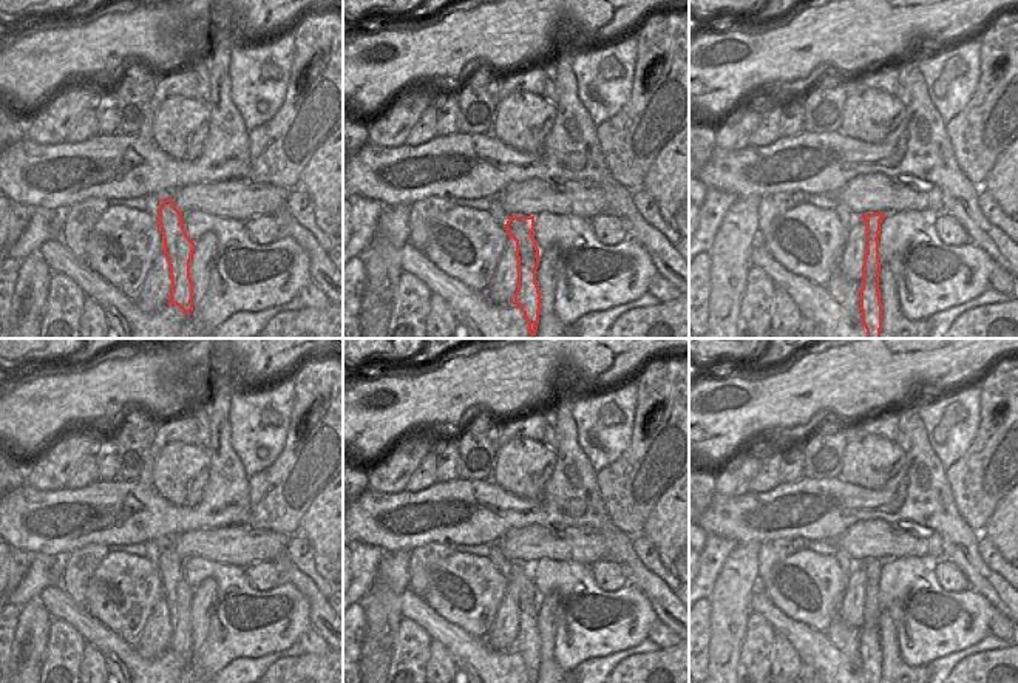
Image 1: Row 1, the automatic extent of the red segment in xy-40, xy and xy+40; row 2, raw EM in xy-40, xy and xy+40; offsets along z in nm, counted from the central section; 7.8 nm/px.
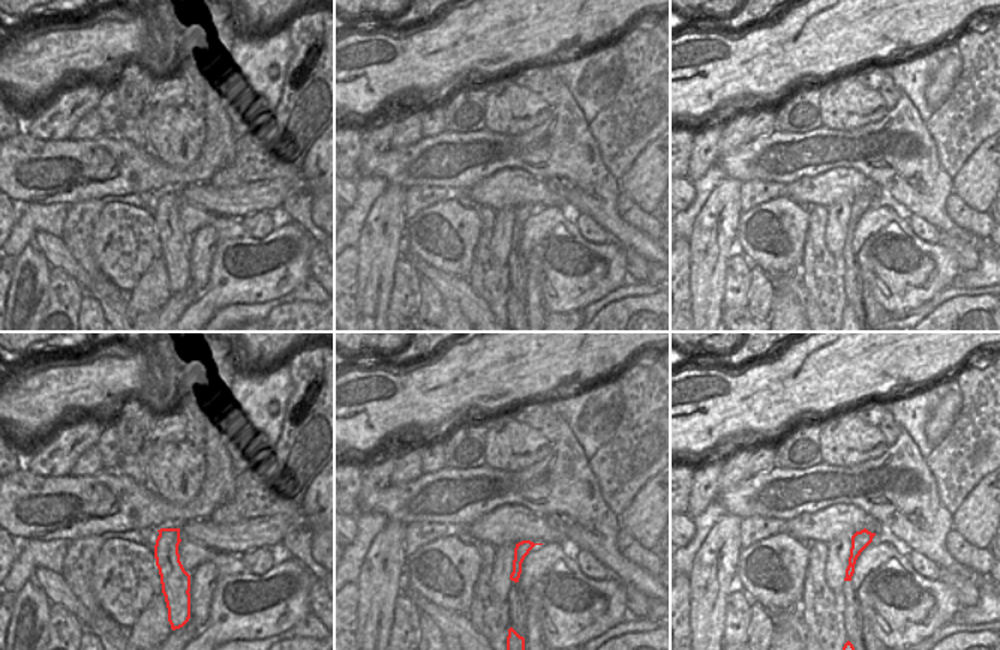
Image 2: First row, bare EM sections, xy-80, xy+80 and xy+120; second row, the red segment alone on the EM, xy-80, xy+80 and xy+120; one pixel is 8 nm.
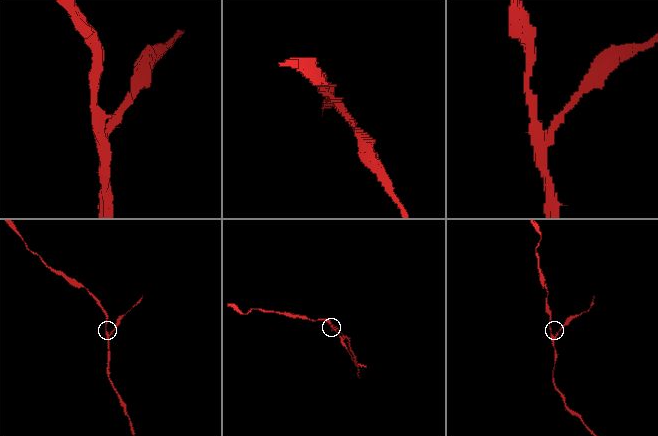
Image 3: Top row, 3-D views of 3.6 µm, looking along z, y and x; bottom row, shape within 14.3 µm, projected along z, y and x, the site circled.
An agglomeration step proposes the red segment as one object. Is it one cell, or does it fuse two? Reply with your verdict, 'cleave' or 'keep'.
cleave

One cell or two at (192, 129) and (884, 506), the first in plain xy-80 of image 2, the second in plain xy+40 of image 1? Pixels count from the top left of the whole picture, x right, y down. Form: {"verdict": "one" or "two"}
{"verdict": "two"}

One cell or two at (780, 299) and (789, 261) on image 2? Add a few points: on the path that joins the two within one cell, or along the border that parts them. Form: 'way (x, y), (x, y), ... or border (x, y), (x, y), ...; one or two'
border (793, 272), (784, 275); two

